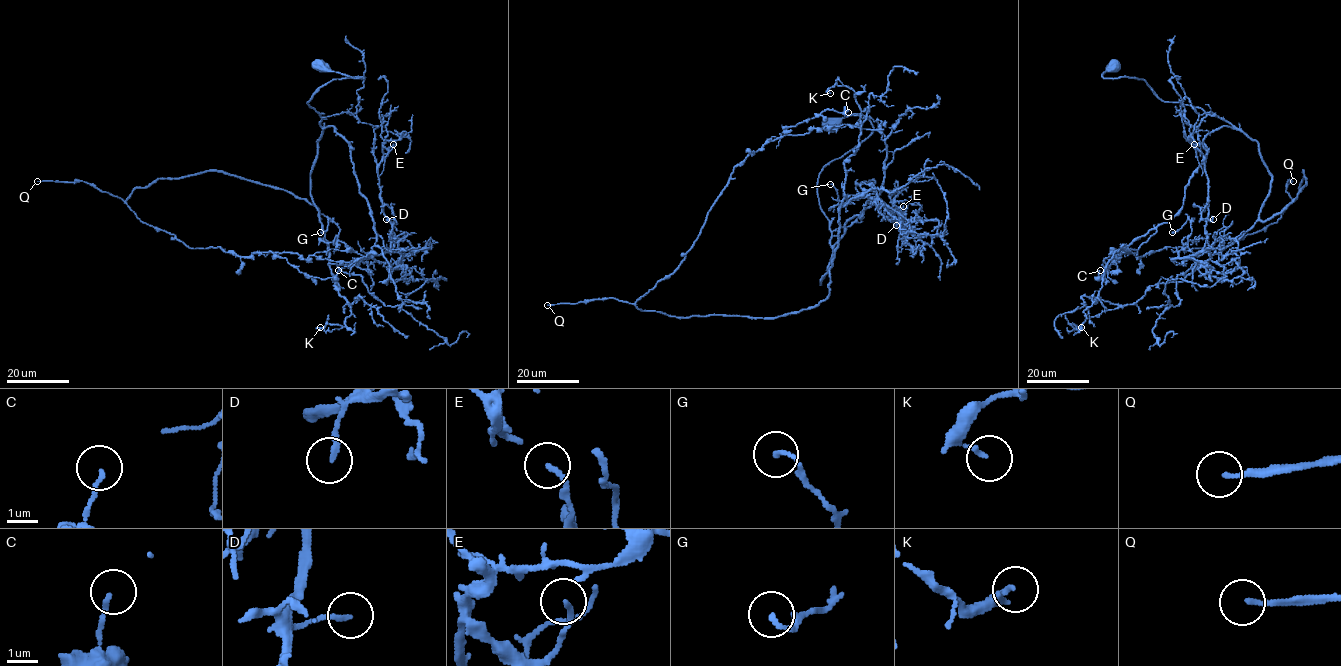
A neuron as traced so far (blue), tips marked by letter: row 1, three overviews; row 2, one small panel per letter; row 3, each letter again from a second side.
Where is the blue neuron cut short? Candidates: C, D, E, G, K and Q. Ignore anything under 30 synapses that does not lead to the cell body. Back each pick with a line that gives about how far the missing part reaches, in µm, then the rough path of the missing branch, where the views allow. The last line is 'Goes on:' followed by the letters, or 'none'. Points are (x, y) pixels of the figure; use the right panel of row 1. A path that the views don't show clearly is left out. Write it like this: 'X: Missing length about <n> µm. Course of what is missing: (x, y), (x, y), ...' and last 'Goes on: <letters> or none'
Q: Missing length about 250 µm. Course of what is missing: (1293, 181), (1310, 160), (1321, 159), (1291, 203), (1290, 241), (1217, 275), (1128, 282), (1134, 287), (1136, 282)
Goes on: Q

